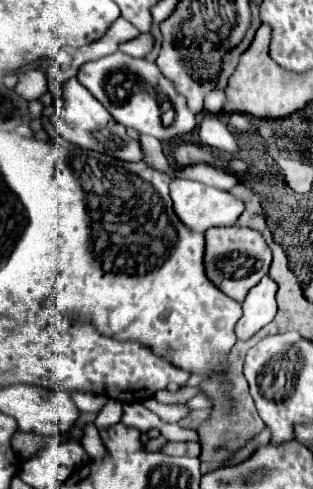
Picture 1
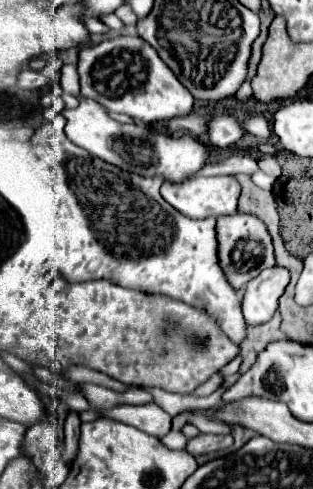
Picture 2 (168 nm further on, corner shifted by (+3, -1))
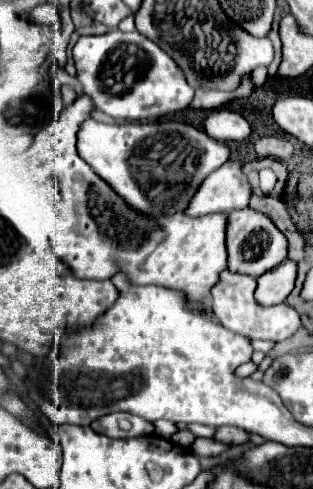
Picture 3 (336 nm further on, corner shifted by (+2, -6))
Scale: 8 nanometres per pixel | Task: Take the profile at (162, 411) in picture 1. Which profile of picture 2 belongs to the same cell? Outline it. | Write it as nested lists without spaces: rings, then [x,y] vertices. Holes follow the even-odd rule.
[[[214,373],[202,387],[198,387],[192,395],[196,395],[196,397],[208,397],[208,395],[212,395],[216,389],[220,389],[222,383],[224,383],[224,375],[222,375],[222,373]]]

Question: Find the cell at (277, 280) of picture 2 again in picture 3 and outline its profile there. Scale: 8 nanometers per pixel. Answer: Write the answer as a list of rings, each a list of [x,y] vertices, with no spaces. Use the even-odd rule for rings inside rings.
[[[293,260],[281,262],[277,268],[265,272],[257,278],[255,300],[259,306],[275,306],[287,300],[293,290],[297,276],[297,264]]]

